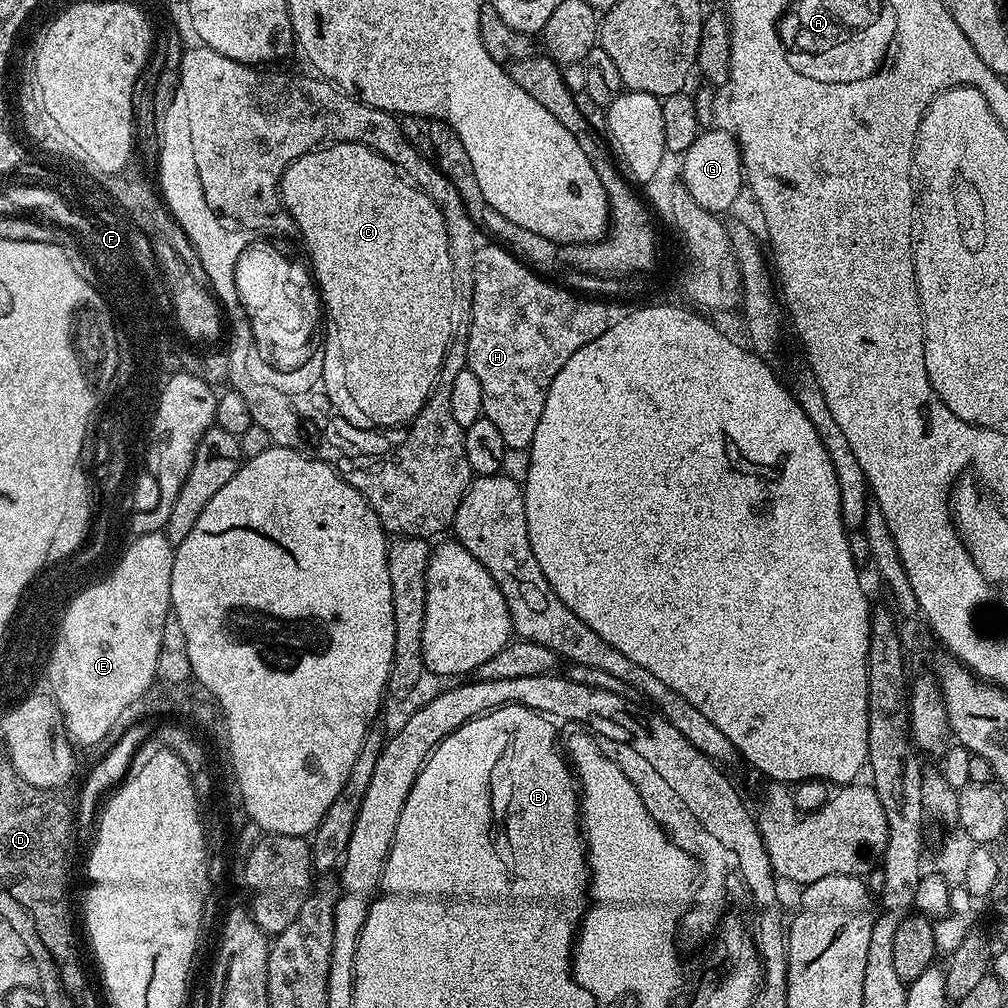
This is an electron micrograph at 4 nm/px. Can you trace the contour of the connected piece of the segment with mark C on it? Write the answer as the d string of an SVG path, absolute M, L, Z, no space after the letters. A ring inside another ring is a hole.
M342 142L337 144L325 144L321 147L312 149L311 152L302 154L302 158L298 158L284 171L284 177L280 179L280 200L284 203L284 208L296 219L296 231L299 239L304 239L304 244L308 247L308 256L312 259L310 263L311 271L314 273L314 283L319 291L319 297L324 307L324 315L326 317L326 331L324 333L324 348L326 350L324 375L322 379L322 387L324 386L323 395L333 409L336 410L338 416L342 419L348 420L354 426L365 429L388 429L398 428L400 425L406 425L420 413L422 406L432 396L432 390L436 387L436 382L440 378L440 368L444 365L444 355L448 352L448 344L452 341L452 333L454 325L452 325L452 312L454 316L454 309L456 303L454 302L454 266L452 265L452 255L450 254L450 242L446 234L446 222L440 213L440 207L427 196L422 189L416 187L411 180L405 178L400 169L396 165L390 163L385 156L378 154L373 148L368 148L364 144L355 144L354 142Z

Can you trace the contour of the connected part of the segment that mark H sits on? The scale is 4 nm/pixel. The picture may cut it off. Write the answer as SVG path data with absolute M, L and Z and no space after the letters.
M484 242L477 248L472 259L474 274L474 294L472 295L472 314L467 317L468 363L466 367L478 378L482 386L483 419L494 422L494 426L502 433L505 449L528 448L534 438L534 430L538 430L538 422L542 418L542 410L546 406L546 394L562 366L570 362L570 354L582 350L586 342L594 342L594 338L602 338L610 326L622 322L626 308L609 302L604 298L589 298L577 294L567 287L559 288L551 284L539 272L533 272L521 260L511 256L507 248L495 243Z

